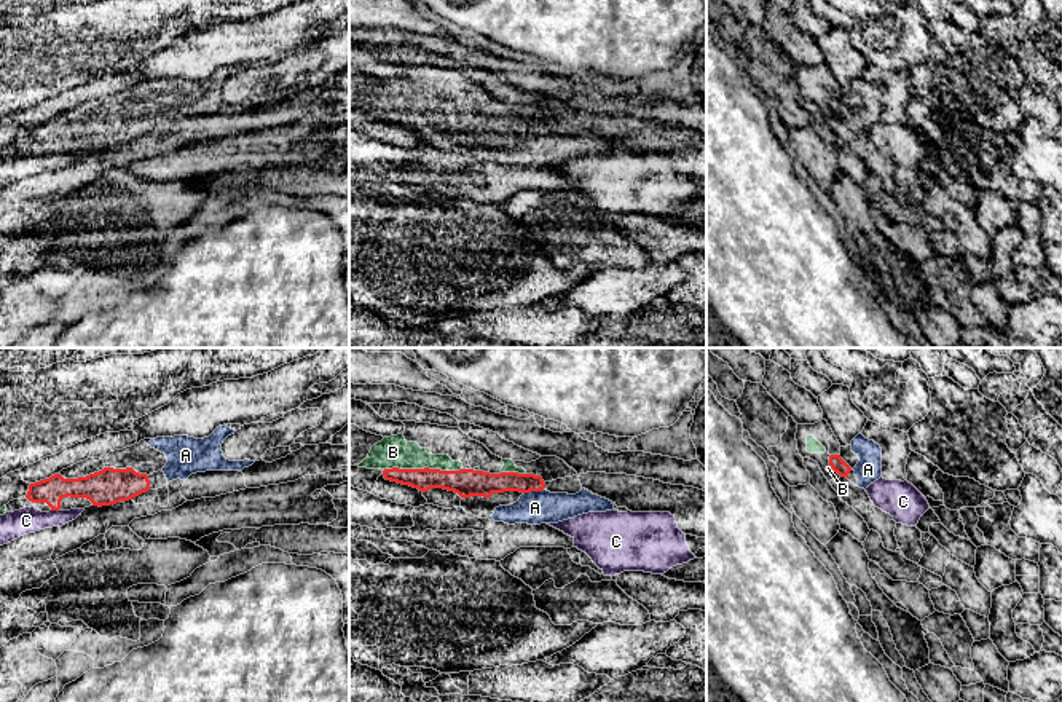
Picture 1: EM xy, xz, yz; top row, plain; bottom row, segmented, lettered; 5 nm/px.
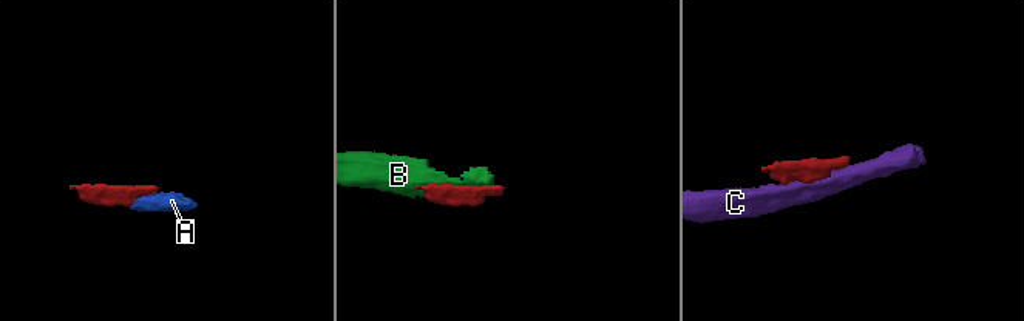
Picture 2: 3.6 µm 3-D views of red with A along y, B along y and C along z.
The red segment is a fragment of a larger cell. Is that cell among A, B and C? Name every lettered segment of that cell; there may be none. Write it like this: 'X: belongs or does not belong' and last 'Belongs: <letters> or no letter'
A: belongs
B: belongs
C: does not belong
Belongs: A, B

